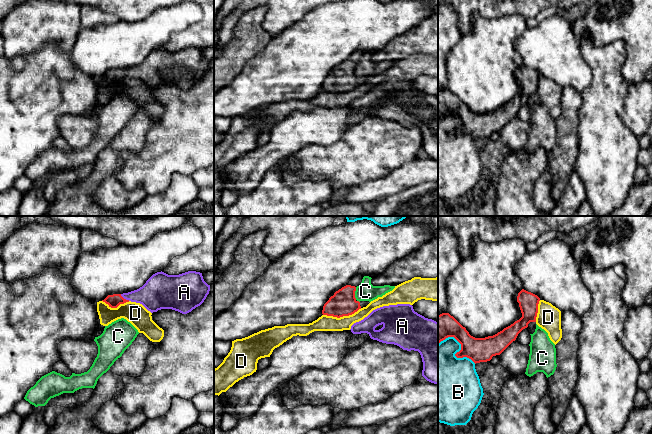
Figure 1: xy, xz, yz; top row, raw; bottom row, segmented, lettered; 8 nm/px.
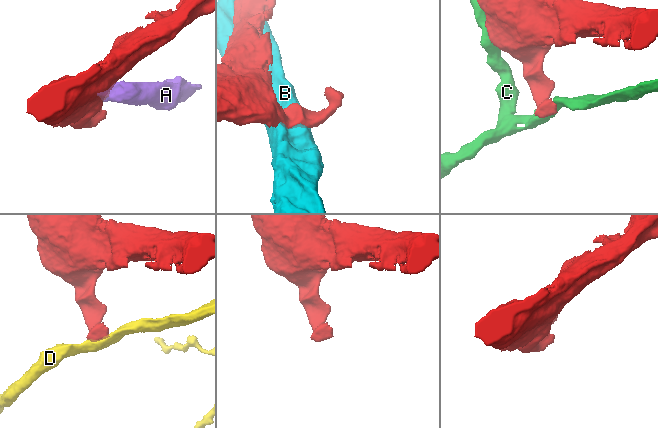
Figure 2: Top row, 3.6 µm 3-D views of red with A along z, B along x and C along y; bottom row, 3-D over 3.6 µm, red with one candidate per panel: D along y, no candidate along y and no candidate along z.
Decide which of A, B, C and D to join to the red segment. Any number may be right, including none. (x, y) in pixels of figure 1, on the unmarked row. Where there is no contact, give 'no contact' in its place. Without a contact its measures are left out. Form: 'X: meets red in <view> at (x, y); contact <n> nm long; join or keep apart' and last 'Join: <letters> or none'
A: meets red in xy at (125, 75); contact 90 nm long; join
B: meets red in yz at (461, 125); contact 340 nm long; keep apart
C: meets red in xz at (354, 71); contact 130 nm long; keep apart
D: meets red in xz at (342, 92); contact 320 nm long; keep apart
Join: A

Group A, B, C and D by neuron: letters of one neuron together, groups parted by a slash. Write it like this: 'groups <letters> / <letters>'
groups A / B / C / D

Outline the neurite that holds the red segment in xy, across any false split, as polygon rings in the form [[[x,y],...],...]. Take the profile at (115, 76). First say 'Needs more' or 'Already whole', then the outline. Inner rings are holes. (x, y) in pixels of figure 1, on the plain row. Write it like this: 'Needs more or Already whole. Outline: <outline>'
Needs more. Outline: [[[161,47],[153,50],[139,65],[108,71],[102,77],[111,84],[131,77],[142,80],[151,89],[172,85],[187,90],[204,78],[209,67],[210,61],[204,57],[200,48],[168,51]]]

